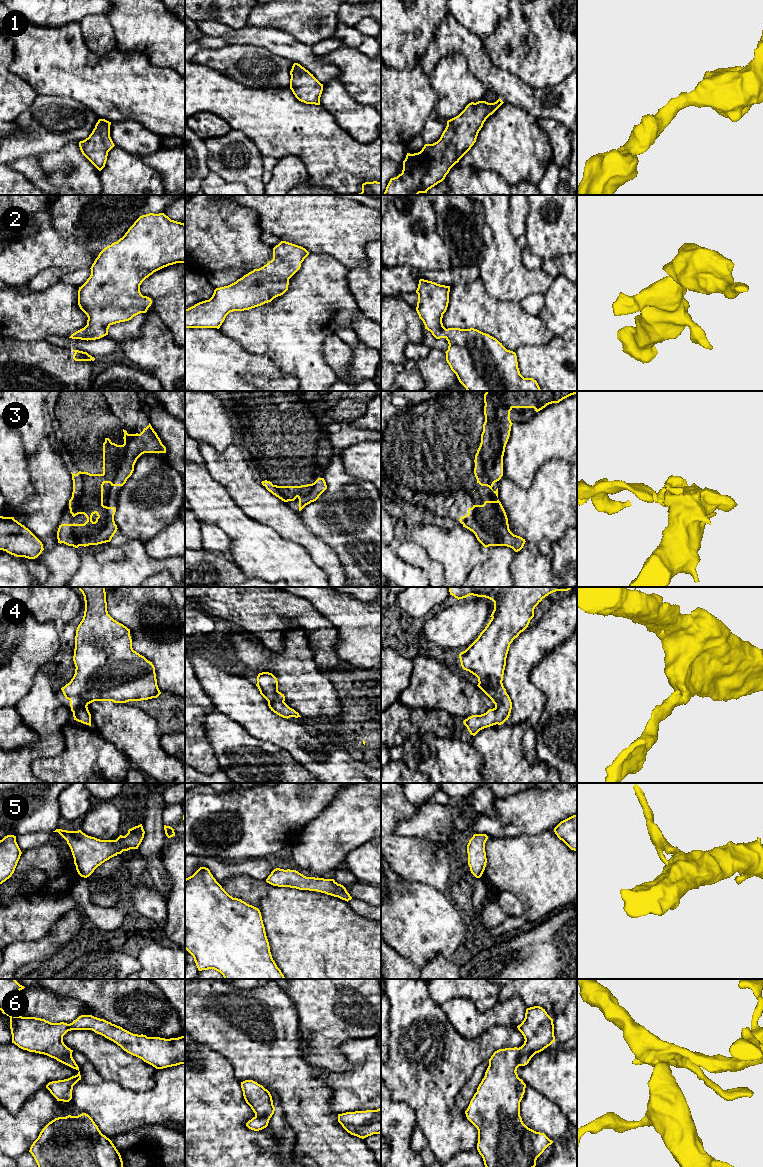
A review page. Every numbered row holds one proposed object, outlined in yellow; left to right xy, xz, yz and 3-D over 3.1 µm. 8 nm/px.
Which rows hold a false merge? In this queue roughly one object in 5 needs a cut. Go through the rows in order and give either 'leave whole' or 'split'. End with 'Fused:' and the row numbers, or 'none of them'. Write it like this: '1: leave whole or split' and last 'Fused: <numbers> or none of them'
1: leave whole
2: leave whole
3: leave whole
4: leave whole
5: leave whole
6: leave whole
Fused: none of them

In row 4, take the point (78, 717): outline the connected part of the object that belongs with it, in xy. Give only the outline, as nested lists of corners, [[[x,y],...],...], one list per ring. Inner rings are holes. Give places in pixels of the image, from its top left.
[[[105,587],[78,588],[84,596],[85,611],[75,636],[73,661],[76,669],[71,681],[61,690],[70,701],[74,720],[91,726],[87,706],[94,701],[141,701],[157,698],[161,692],[154,665],[132,648],[130,629],[108,614]]]

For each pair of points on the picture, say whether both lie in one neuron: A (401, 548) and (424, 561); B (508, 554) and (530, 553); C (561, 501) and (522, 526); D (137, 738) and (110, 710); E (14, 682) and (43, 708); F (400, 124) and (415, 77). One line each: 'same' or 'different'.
A: same
B: different
C: same
D: same
E: different
F: same

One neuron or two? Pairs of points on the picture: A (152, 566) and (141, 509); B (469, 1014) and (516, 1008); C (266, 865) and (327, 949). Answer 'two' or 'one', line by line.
A: two
B: one
C: two

